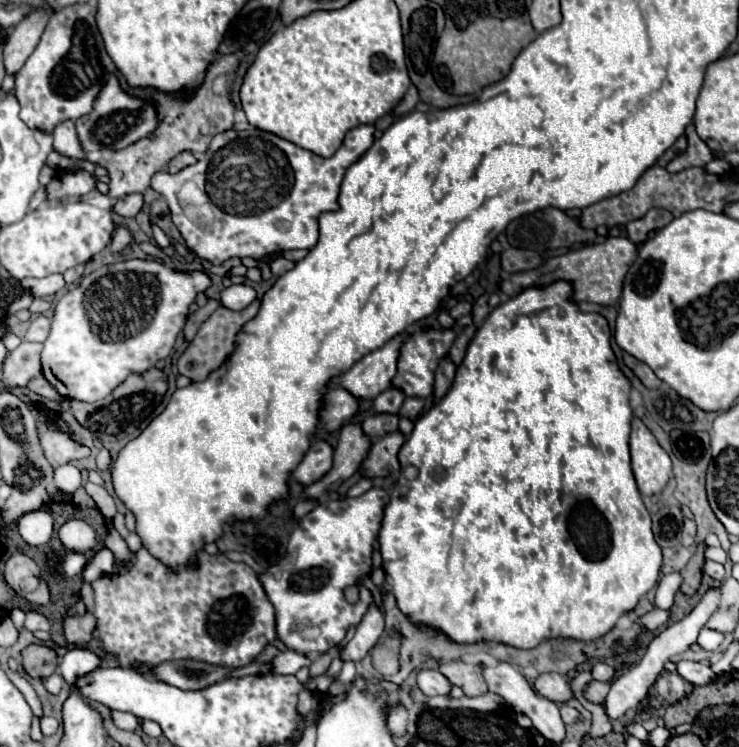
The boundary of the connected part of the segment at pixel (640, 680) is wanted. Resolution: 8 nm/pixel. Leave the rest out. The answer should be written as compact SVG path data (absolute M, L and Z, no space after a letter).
M712 588L712 590L708 590L706 596L700 600L700 604L698 604L698 606L696 606L696 608L694 608L684 620L674 622L672 626L668 626L664 632L660 632L660 634L650 642L650 646L648 646L644 658L640 660L640 664L638 664L636 668L632 668L630 672L626 672L624 676L620 676L620 678L612 684L612 688L610 688L608 696L606 696L606 712L608 712L610 718L620 720L628 710L638 708L638 704L640 704L642 698L646 696L648 688L650 688L650 686L654 684L654 680L660 676L660 672L662 672L666 660L670 660L670 658L676 656L676 654L682 654L684 650L690 648L690 644L696 642L698 632L704 628L706 620L708 620L710 614L716 610L718 602L720 602L720 588Z

